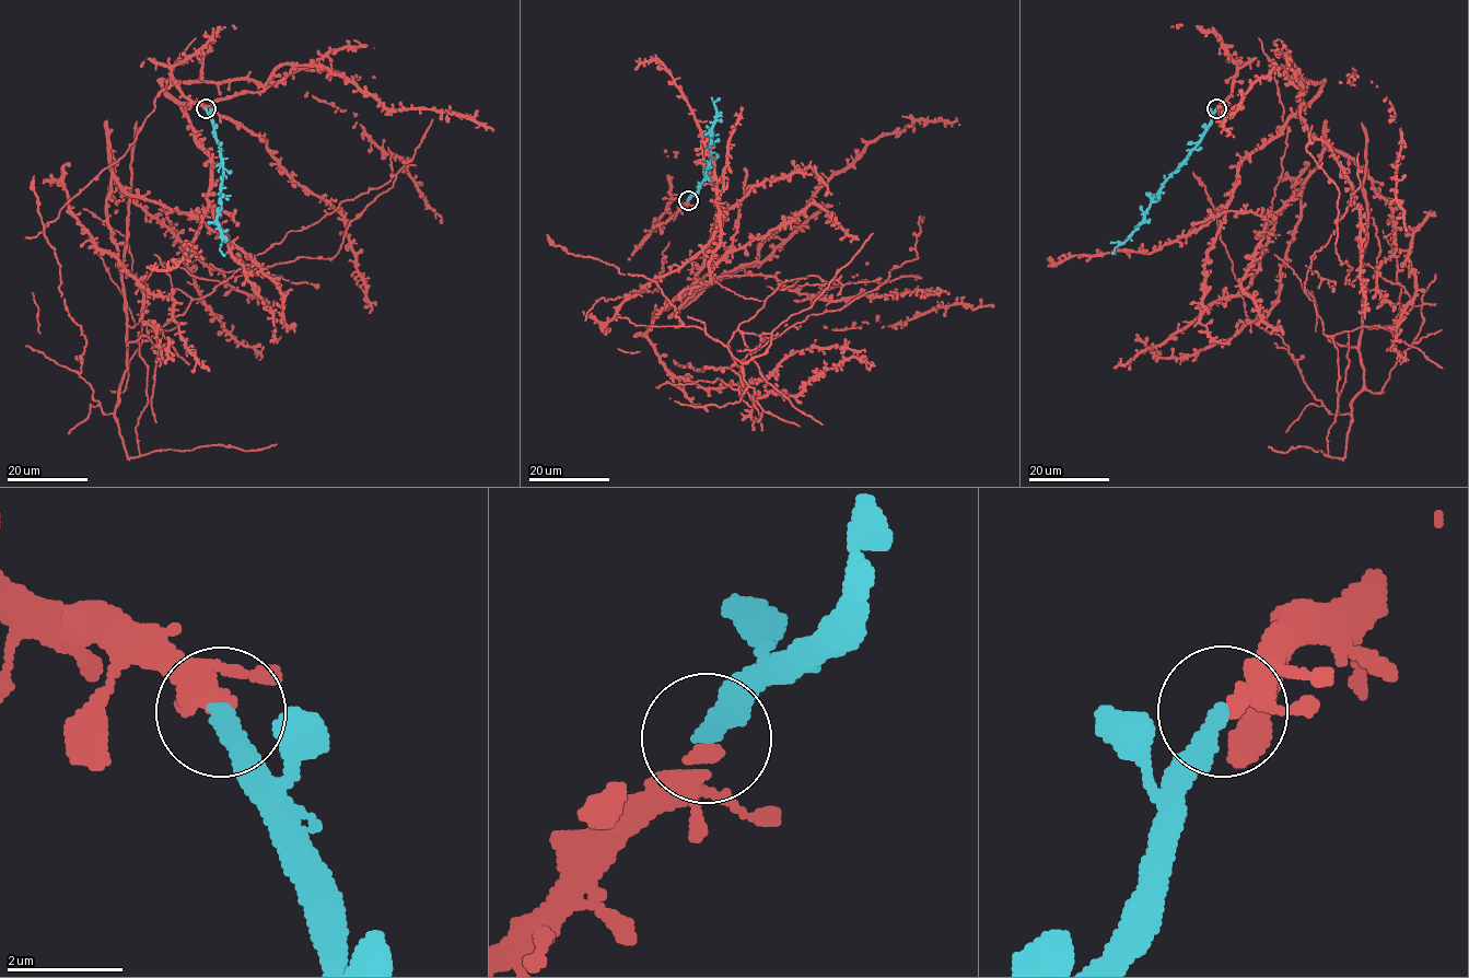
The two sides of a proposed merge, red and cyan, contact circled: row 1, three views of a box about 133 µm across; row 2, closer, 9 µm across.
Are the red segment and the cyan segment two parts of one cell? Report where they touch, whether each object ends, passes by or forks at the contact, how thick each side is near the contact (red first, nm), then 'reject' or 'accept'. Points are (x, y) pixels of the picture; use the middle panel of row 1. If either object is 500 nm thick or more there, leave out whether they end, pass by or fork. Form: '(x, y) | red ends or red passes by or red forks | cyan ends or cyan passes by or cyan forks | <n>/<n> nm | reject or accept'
(688, 200) | red ends | cyan ends | 240/340 nm | accept

